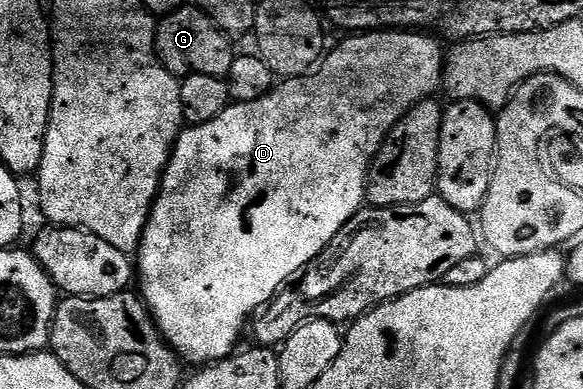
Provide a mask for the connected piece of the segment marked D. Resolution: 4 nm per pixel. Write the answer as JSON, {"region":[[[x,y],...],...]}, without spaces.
{"region":[[[396,29],[378,30],[376,32],[357,32],[346,42],[341,42],[327,54],[329,66],[320,67],[321,74],[314,78],[301,78],[298,82],[285,82],[264,94],[254,102],[233,102],[225,107],[215,120],[207,120],[198,126],[182,129],[173,145],[173,155],[165,165],[161,176],[161,189],[149,212],[149,222],[141,237],[139,259],[139,282],[141,278],[140,297],[146,302],[148,313],[157,323],[157,330],[169,343],[176,354],[186,363],[194,362],[200,368],[221,358],[228,358],[238,349],[237,341],[241,333],[246,333],[247,323],[286,285],[289,277],[300,275],[309,263],[324,252],[335,240],[335,236],[357,215],[366,201],[365,188],[369,180],[369,167],[381,151],[381,145],[389,137],[393,127],[404,119],[410,110],[422,100],[428,99],[443,82],[443,58],[437,54],[421,54],[422,35],[417,32],[398,32]]]}

